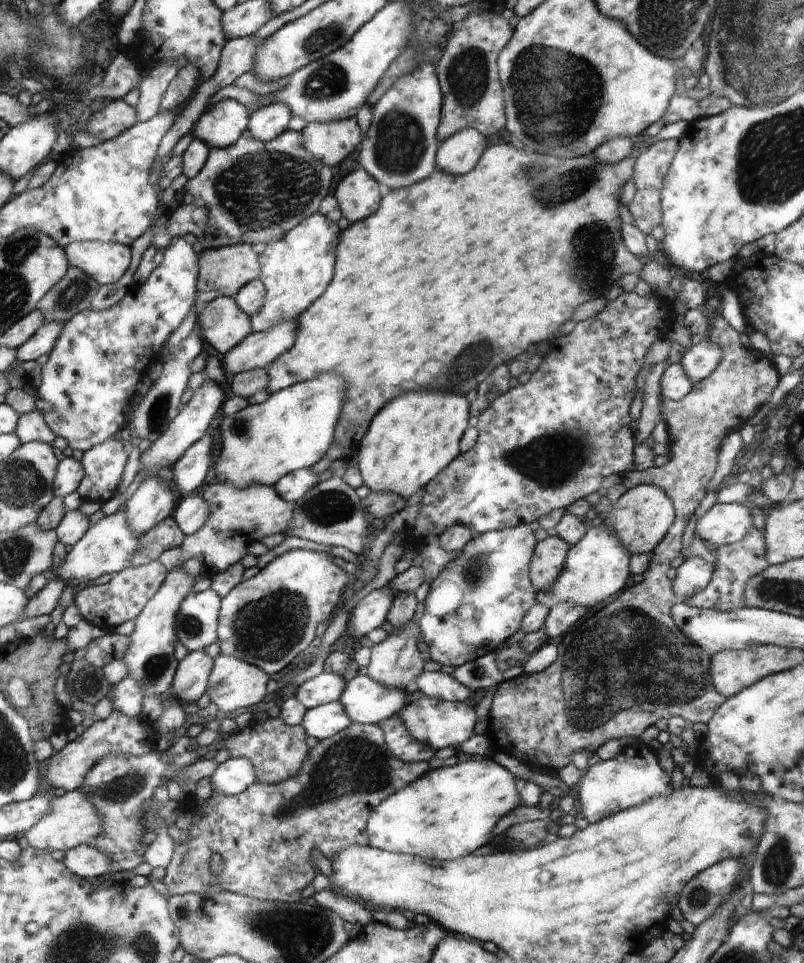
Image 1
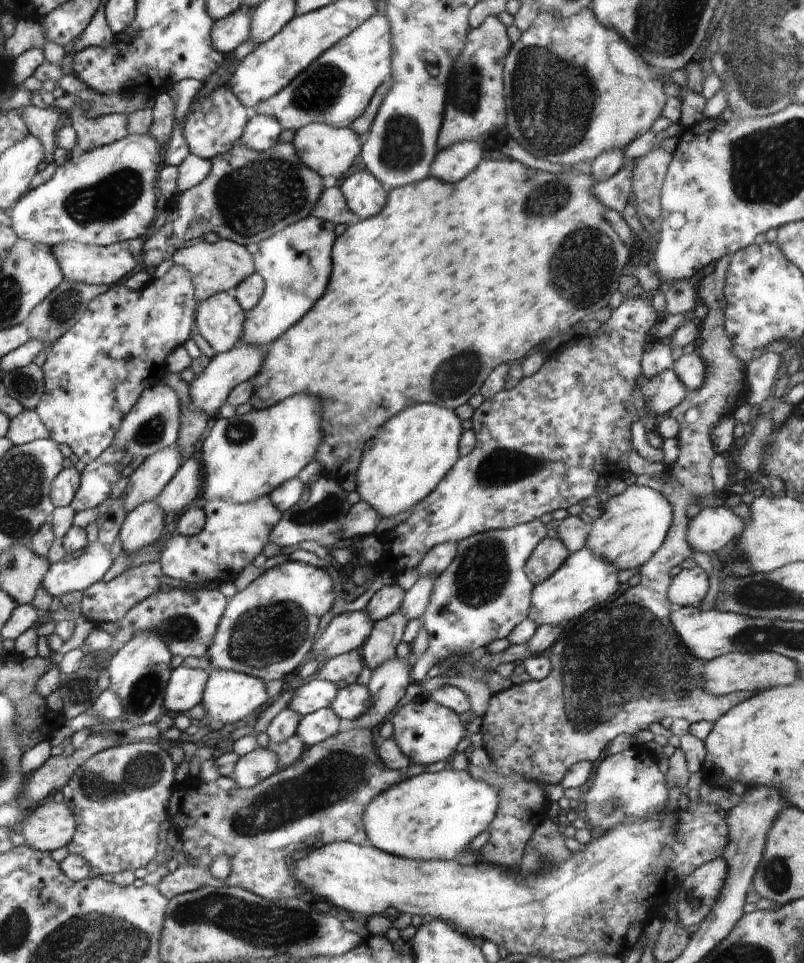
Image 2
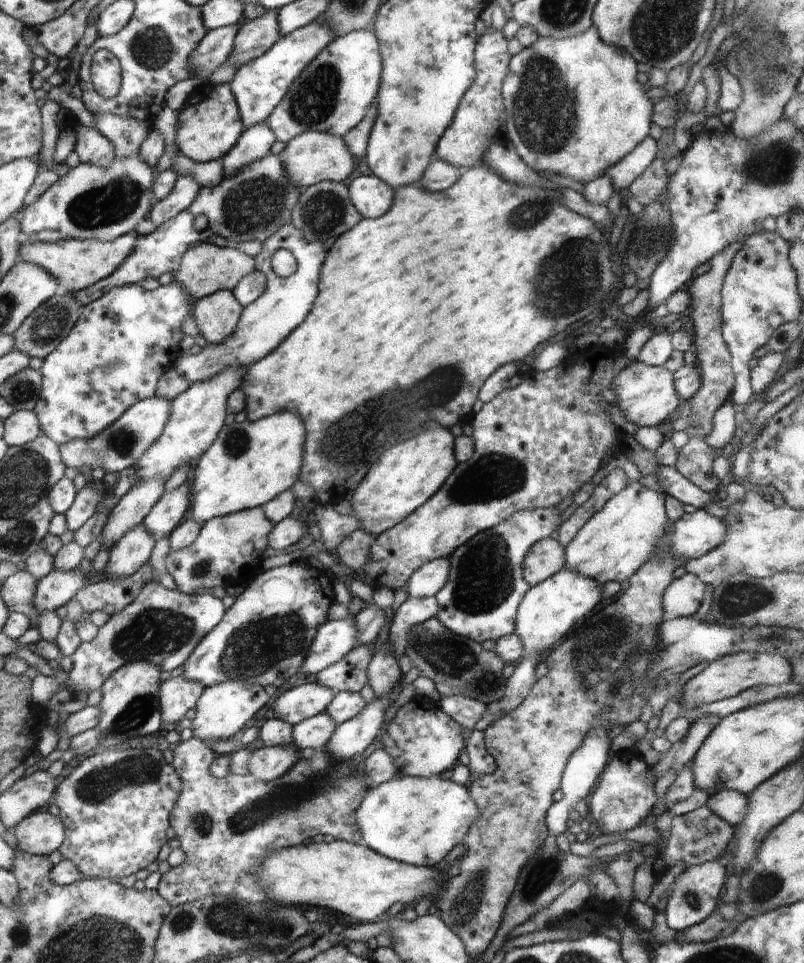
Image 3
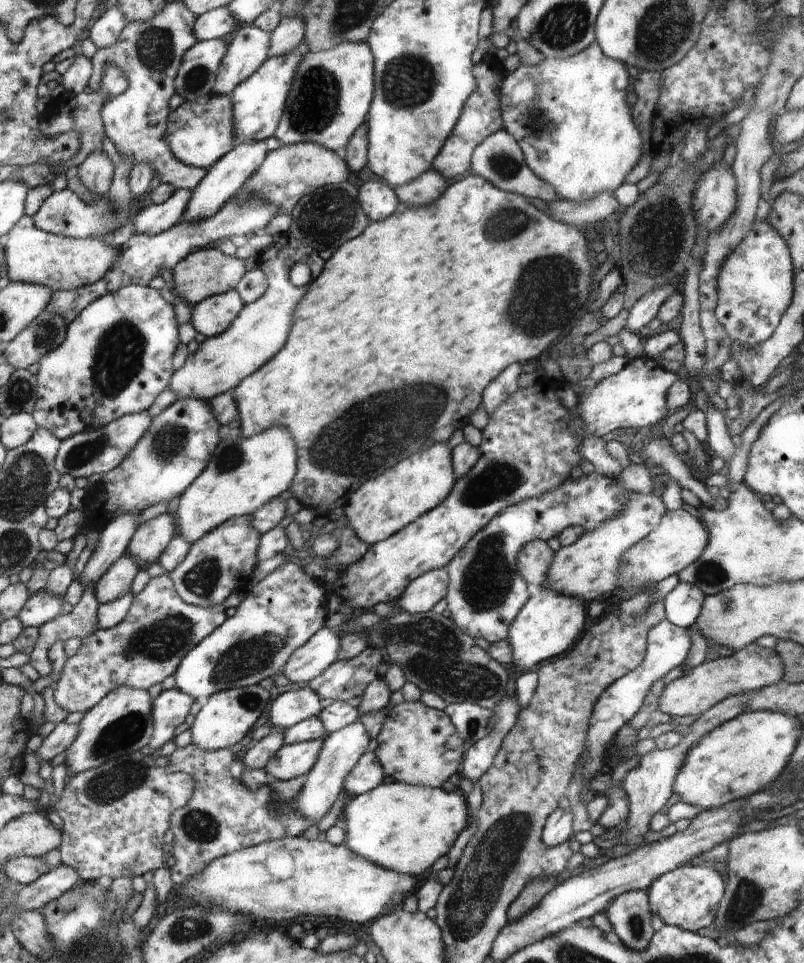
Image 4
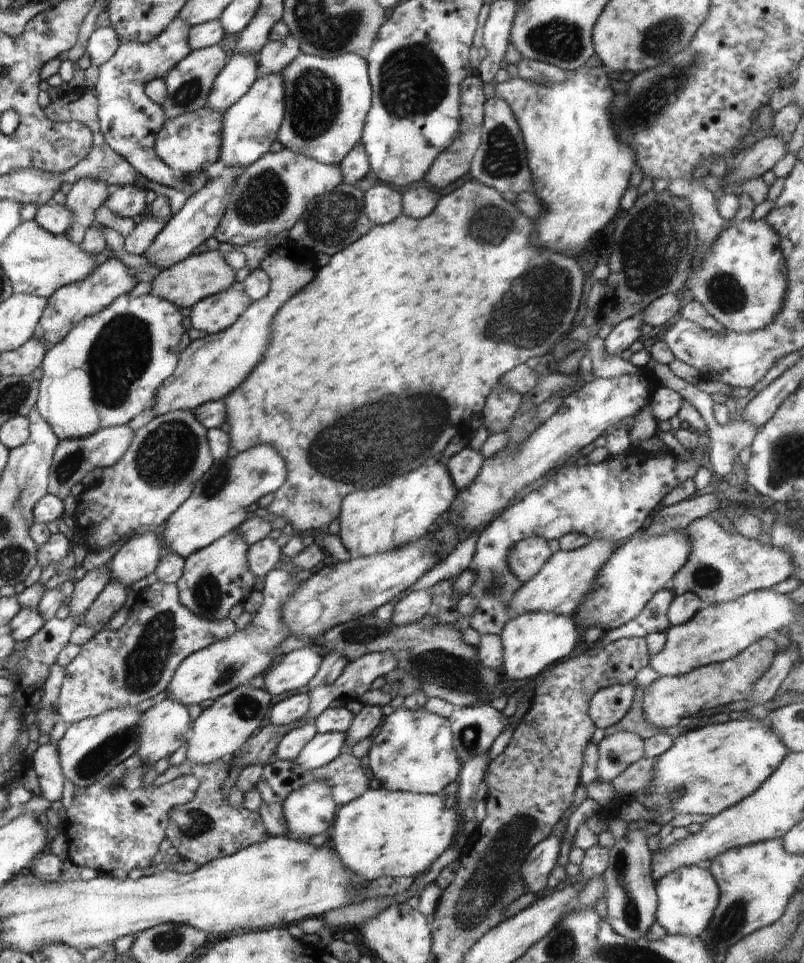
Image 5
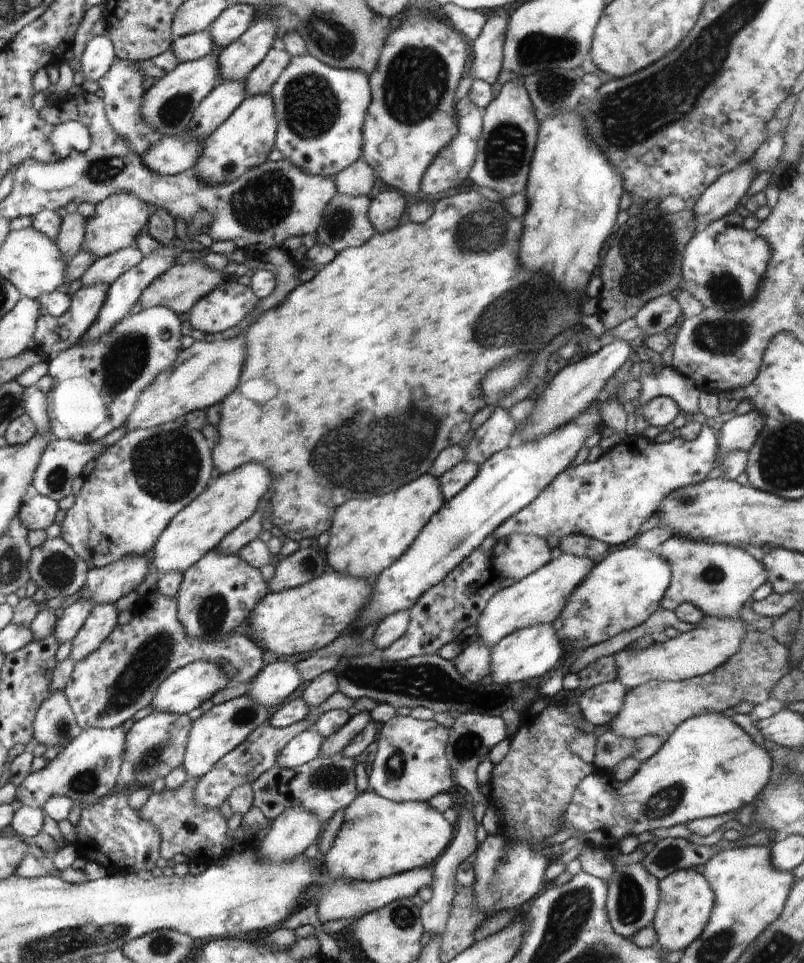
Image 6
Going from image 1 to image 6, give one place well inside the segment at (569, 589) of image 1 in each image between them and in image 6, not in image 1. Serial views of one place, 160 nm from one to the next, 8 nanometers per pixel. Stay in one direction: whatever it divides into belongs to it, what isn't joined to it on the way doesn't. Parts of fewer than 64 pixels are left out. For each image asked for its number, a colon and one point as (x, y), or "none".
2: (584, 581)
3: (548, 610)
4: (549, 624)
5: (534, 641)
6: (534, 651)

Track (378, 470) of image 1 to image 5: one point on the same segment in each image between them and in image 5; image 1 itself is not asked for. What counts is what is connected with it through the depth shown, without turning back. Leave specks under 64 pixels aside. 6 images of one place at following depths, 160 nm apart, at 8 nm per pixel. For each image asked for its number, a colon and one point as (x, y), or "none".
2: (412, 453)
3: (400, 480)
4: (379, 508)
5: (409, 507)

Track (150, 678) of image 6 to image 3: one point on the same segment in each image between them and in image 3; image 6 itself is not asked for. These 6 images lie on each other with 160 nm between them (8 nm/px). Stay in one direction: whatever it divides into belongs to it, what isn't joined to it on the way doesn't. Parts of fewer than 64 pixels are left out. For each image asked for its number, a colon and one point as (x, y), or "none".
3: (163, 627)
4: (160, 630)
5: (116, 668)

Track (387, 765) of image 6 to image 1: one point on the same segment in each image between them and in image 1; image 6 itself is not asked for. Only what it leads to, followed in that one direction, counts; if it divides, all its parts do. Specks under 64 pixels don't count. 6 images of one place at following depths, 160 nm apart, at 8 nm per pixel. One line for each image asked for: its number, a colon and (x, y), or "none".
1: (440, 723)
2: (426, 732)
3: (423, 741)
4: (417, 745)
5: (412, 752)

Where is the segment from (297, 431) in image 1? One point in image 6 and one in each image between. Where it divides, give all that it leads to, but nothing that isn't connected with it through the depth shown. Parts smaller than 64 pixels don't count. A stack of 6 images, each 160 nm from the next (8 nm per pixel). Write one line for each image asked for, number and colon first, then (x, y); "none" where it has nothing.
2: (245, 457)
3: (251, 462)
4: (244, 474)
5: (218, 503)
6: (233, 497)

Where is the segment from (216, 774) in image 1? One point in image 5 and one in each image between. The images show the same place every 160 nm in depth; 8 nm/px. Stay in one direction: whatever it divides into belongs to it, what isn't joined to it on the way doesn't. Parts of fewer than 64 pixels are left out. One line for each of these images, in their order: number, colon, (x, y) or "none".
2: (255, 766)
3: (267, 763)
4: (292, 760)
5: (324, 747)

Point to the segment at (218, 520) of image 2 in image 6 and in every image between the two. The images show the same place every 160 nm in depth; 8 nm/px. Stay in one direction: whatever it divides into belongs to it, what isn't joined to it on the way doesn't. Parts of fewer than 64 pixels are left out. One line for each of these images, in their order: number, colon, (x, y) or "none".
3: (231, 546)
4: (222, 561)
5: (215, 579)
6: (216, 595)

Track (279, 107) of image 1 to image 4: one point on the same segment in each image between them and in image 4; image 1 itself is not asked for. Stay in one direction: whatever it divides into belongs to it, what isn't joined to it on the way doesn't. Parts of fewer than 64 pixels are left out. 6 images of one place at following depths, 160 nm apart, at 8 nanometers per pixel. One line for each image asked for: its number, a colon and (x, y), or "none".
2: (261, 132)
3: (255, 142)
4: (224, 179)

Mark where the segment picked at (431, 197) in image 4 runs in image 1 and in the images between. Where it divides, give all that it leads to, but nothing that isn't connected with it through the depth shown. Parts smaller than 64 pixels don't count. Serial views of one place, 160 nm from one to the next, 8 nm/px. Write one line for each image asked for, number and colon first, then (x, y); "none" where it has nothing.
1: (459, 153)
2: (451, 164)
3: (440, 175)

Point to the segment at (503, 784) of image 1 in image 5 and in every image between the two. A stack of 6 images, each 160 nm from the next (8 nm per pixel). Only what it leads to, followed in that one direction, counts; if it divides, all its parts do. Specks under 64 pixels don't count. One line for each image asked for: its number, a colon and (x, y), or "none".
2: (434, 815)
3: (416, 820)
4: (407, 828)
5: (392, 833)

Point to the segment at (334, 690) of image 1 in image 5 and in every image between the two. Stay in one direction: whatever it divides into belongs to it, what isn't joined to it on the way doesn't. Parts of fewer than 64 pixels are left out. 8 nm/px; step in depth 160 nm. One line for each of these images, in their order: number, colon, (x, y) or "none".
2: (316, 694)
3: (310, 699)
4: (286, 710)
5: (294, 708)

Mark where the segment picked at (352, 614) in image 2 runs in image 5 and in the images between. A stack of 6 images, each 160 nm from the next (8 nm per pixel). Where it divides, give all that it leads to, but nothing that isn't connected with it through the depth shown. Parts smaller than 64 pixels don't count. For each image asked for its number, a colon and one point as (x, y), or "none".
3: (334, 639)
4: (309, 661)
5: (291, 671)

